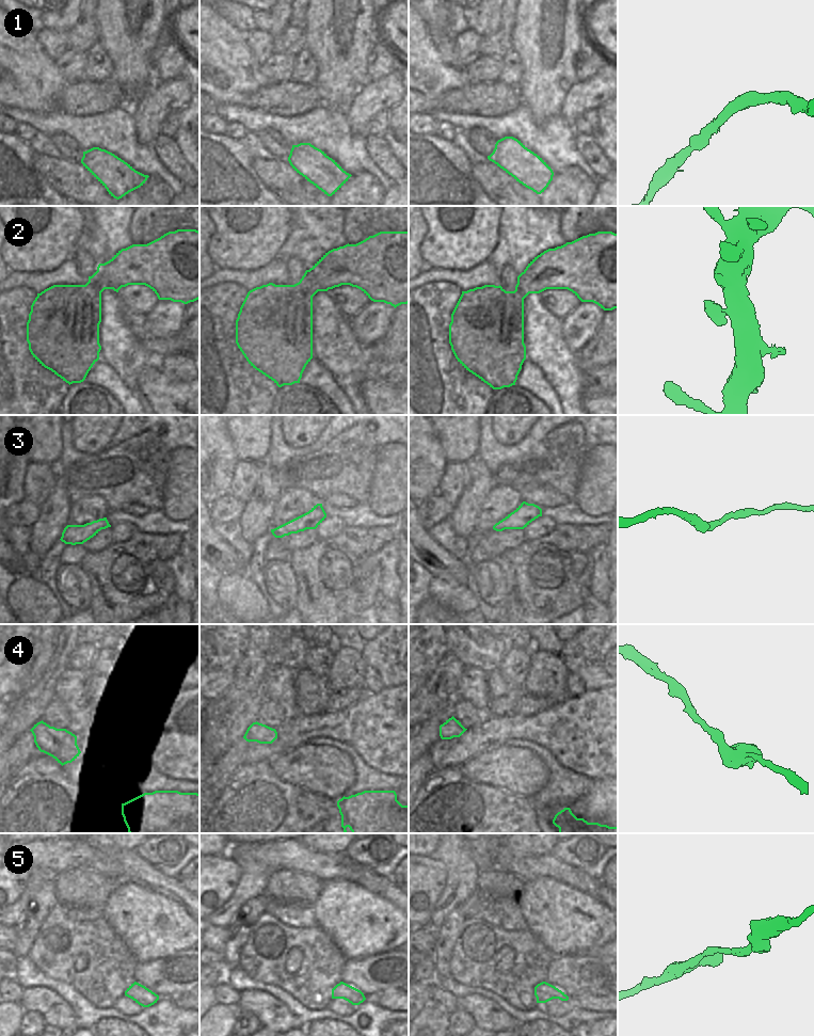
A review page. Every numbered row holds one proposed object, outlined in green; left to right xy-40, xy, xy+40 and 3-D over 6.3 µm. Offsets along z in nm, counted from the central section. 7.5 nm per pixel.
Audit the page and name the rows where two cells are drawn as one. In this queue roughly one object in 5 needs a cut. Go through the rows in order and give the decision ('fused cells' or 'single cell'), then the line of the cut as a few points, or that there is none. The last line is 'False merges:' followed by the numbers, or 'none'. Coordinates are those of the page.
1: single cell; cut none
2: single cell; cut none
3: single cell; cut none
4: single cell; cut none
5: single cell; cut none
False merges: none

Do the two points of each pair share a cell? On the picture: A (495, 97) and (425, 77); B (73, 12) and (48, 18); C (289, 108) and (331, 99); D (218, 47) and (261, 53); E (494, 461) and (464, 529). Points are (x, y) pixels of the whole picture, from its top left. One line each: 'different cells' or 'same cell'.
A: different cells
B: same cell
C: different cells
D: different cells
E: different cells

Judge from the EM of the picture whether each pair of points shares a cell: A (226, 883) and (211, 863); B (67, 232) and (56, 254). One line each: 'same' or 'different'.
A: same
B: same

